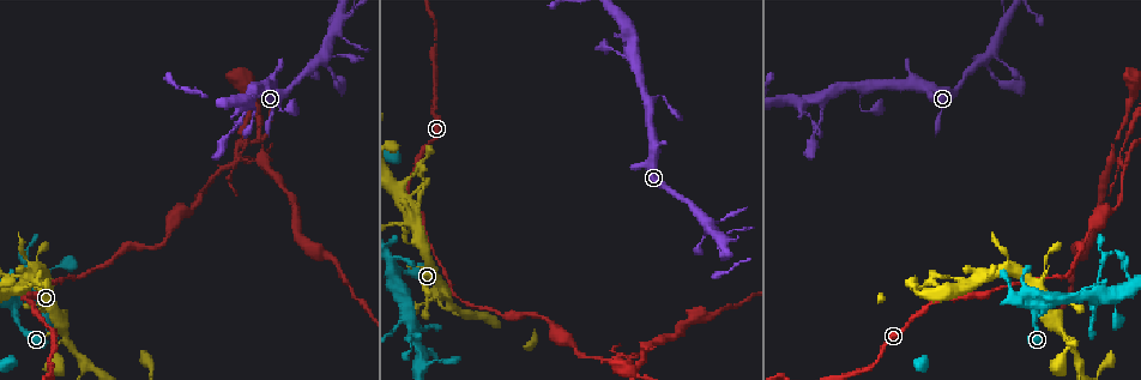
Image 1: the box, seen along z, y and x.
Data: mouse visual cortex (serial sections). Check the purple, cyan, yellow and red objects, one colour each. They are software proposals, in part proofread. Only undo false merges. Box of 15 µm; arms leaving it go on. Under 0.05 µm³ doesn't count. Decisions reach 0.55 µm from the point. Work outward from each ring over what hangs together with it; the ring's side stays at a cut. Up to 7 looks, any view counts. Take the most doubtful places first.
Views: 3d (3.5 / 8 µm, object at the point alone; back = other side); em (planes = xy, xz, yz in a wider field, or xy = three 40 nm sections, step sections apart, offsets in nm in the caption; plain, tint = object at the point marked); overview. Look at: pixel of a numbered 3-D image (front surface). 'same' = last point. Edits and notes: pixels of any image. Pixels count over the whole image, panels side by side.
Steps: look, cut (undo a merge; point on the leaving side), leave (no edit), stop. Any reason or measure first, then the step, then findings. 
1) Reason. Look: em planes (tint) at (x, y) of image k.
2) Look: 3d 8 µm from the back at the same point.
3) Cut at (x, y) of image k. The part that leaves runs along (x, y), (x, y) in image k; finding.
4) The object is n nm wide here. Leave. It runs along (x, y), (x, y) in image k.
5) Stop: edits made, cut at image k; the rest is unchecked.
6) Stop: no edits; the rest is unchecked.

Three-way junction. Look: 3d 3.5 µm from the back at (620, 356) of image 1.

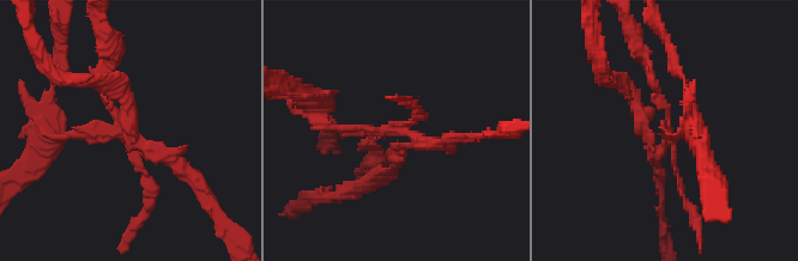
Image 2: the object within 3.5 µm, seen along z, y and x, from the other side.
Look: em xy step 2 (tint) at (388, 128) of image 2.

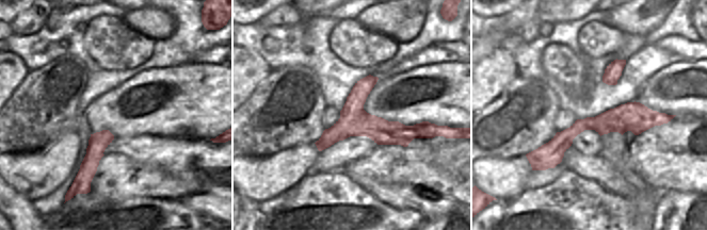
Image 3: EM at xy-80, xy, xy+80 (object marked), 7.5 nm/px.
The object is 220 nm wide here. Cut at (372, 132) of image 2. The part that leaves runs along (409, 132), (349, 132), (320, 110) in image 2; a second cell is stuck on.

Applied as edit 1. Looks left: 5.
Thin neck. Look: 3d 3.5 µm from the back at (427, 348) of image 1.

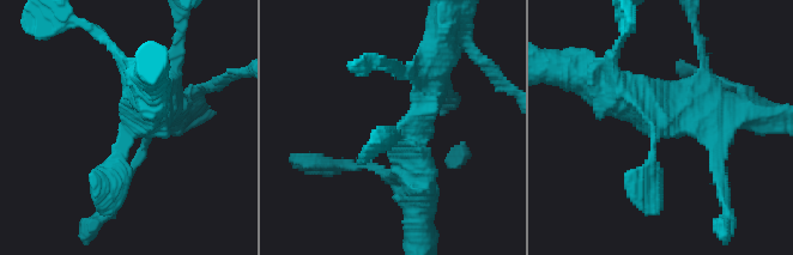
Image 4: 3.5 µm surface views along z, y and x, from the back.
Look: em xy step 5 (tint) at (395, 135) of image 4.

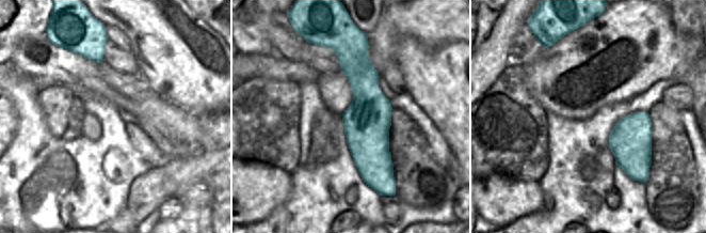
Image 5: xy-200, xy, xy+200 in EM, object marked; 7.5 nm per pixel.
Leave. Continuous, no second cell.

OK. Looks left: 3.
Sudden change in width. Look: 3d 3.5 µm at (822, 118) of image 1.

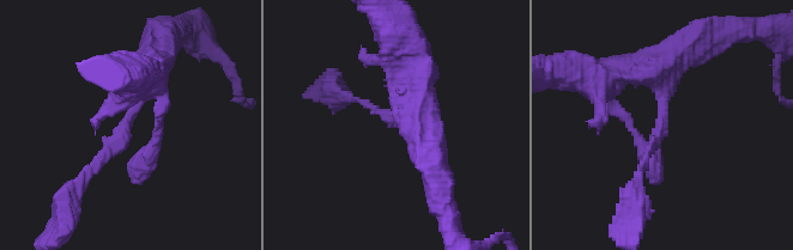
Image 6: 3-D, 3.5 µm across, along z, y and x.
The arms are 100, 350 nm wide; now the EM. Look: em xy step 1 (tint) at (127, 128) of image 6.

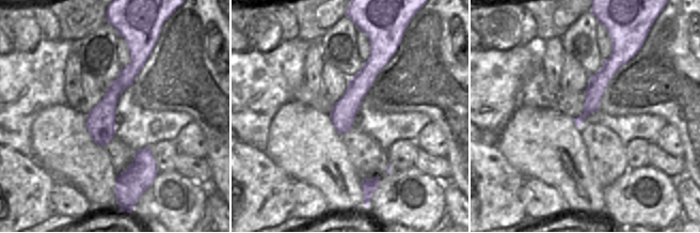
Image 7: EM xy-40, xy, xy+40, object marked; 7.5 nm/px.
Cut it another way. Look: em planes (tint) at the same point.

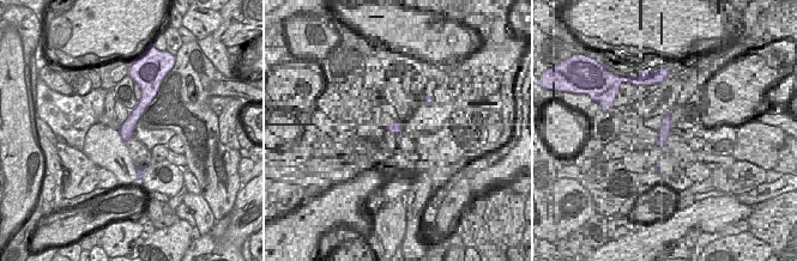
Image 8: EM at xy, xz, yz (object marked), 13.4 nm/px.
Leave. One cell here.

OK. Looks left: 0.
Stop: edits made, cut at image 2; the rest is unchecked.

